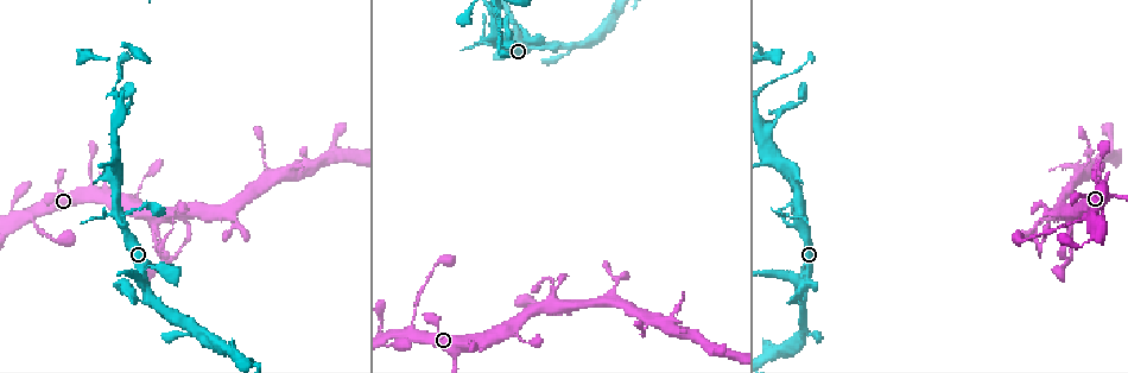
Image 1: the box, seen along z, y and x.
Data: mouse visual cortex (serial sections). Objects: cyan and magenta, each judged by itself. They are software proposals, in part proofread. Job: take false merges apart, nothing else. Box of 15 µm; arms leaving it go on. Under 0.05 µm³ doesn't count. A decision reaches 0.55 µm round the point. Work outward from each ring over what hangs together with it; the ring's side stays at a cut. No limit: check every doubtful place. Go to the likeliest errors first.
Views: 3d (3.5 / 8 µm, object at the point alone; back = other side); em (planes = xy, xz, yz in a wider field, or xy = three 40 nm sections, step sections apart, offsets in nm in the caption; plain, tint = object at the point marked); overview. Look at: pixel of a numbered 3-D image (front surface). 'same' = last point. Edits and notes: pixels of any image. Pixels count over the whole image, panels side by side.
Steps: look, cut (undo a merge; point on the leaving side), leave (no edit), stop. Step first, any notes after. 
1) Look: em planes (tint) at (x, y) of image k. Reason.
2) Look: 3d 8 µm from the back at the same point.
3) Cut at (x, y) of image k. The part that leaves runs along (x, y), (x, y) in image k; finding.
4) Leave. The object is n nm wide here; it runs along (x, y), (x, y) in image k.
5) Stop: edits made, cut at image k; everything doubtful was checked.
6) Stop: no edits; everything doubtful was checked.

Look: 3d 3.5 µm at (804, 100) of image 1. Sharp bend.

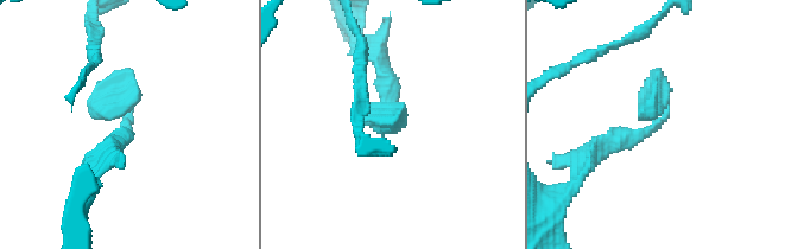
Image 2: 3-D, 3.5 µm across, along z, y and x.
Look: em planes (tint) at (126, 124) of image 2.

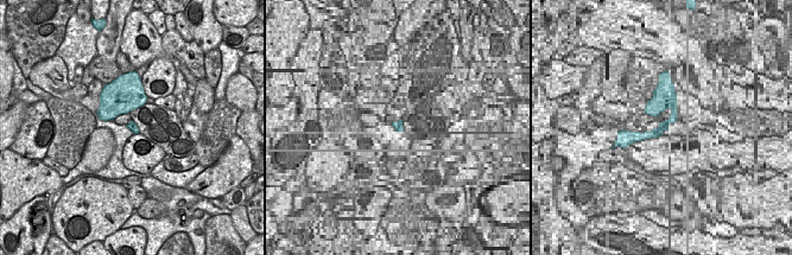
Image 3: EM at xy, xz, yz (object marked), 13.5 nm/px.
Leave. It runs along (590, 155), (666, 116), (653, 76) in image 2; one cell here.

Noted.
Look: em xy step 3 (tint) at (1051, 210) of image 1. Calibre changes.

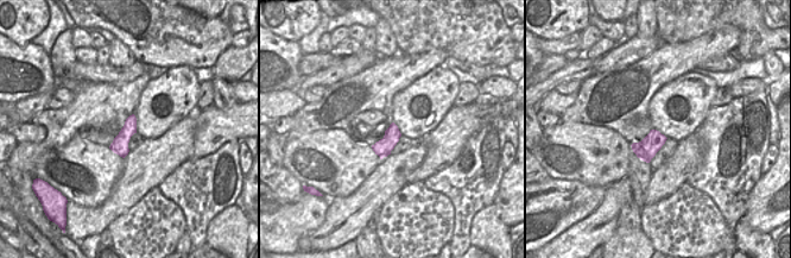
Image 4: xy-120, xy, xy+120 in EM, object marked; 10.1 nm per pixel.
Look: 3d 3.5 µm at the same point.

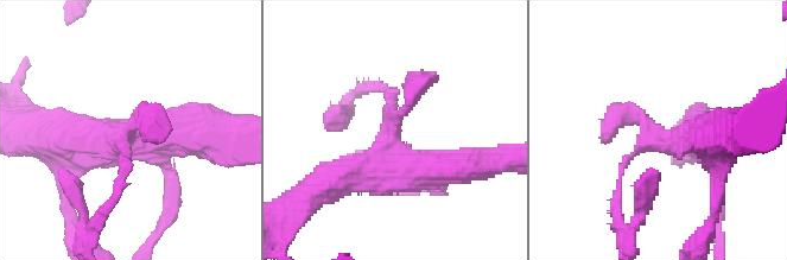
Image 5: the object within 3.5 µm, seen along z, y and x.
Leave. It runs along (708, 135), (647, 139), (626, 162), (617, 198) in image 5; continuous, no second cell.

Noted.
Look: 3d 3.5 µm at (161, 240) of image 1. Sharp bend.

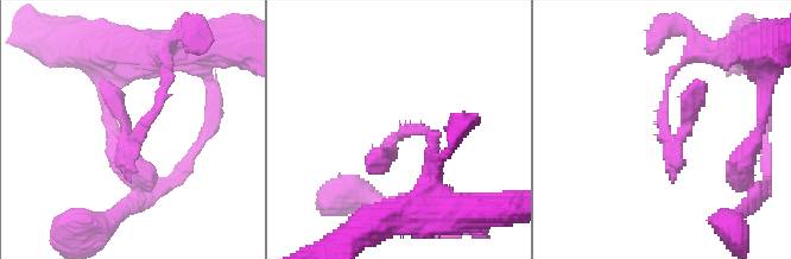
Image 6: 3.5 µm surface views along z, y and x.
Look: em xy step 1 (tint) at (136, 129) of image 6.

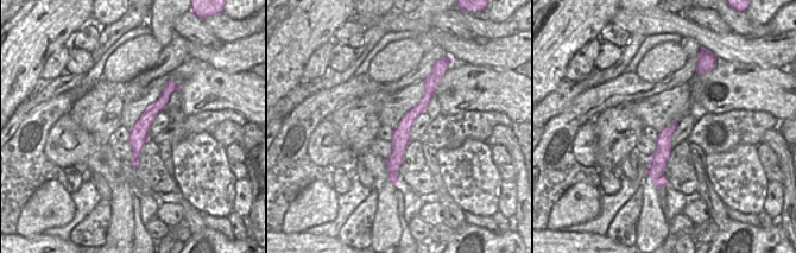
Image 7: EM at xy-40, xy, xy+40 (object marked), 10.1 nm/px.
Leave. It runs along (432, 145), (411, 127), (378, 160) in image 6; all the same cell.

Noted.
Stop: no edits; everything doubtful was checked.

